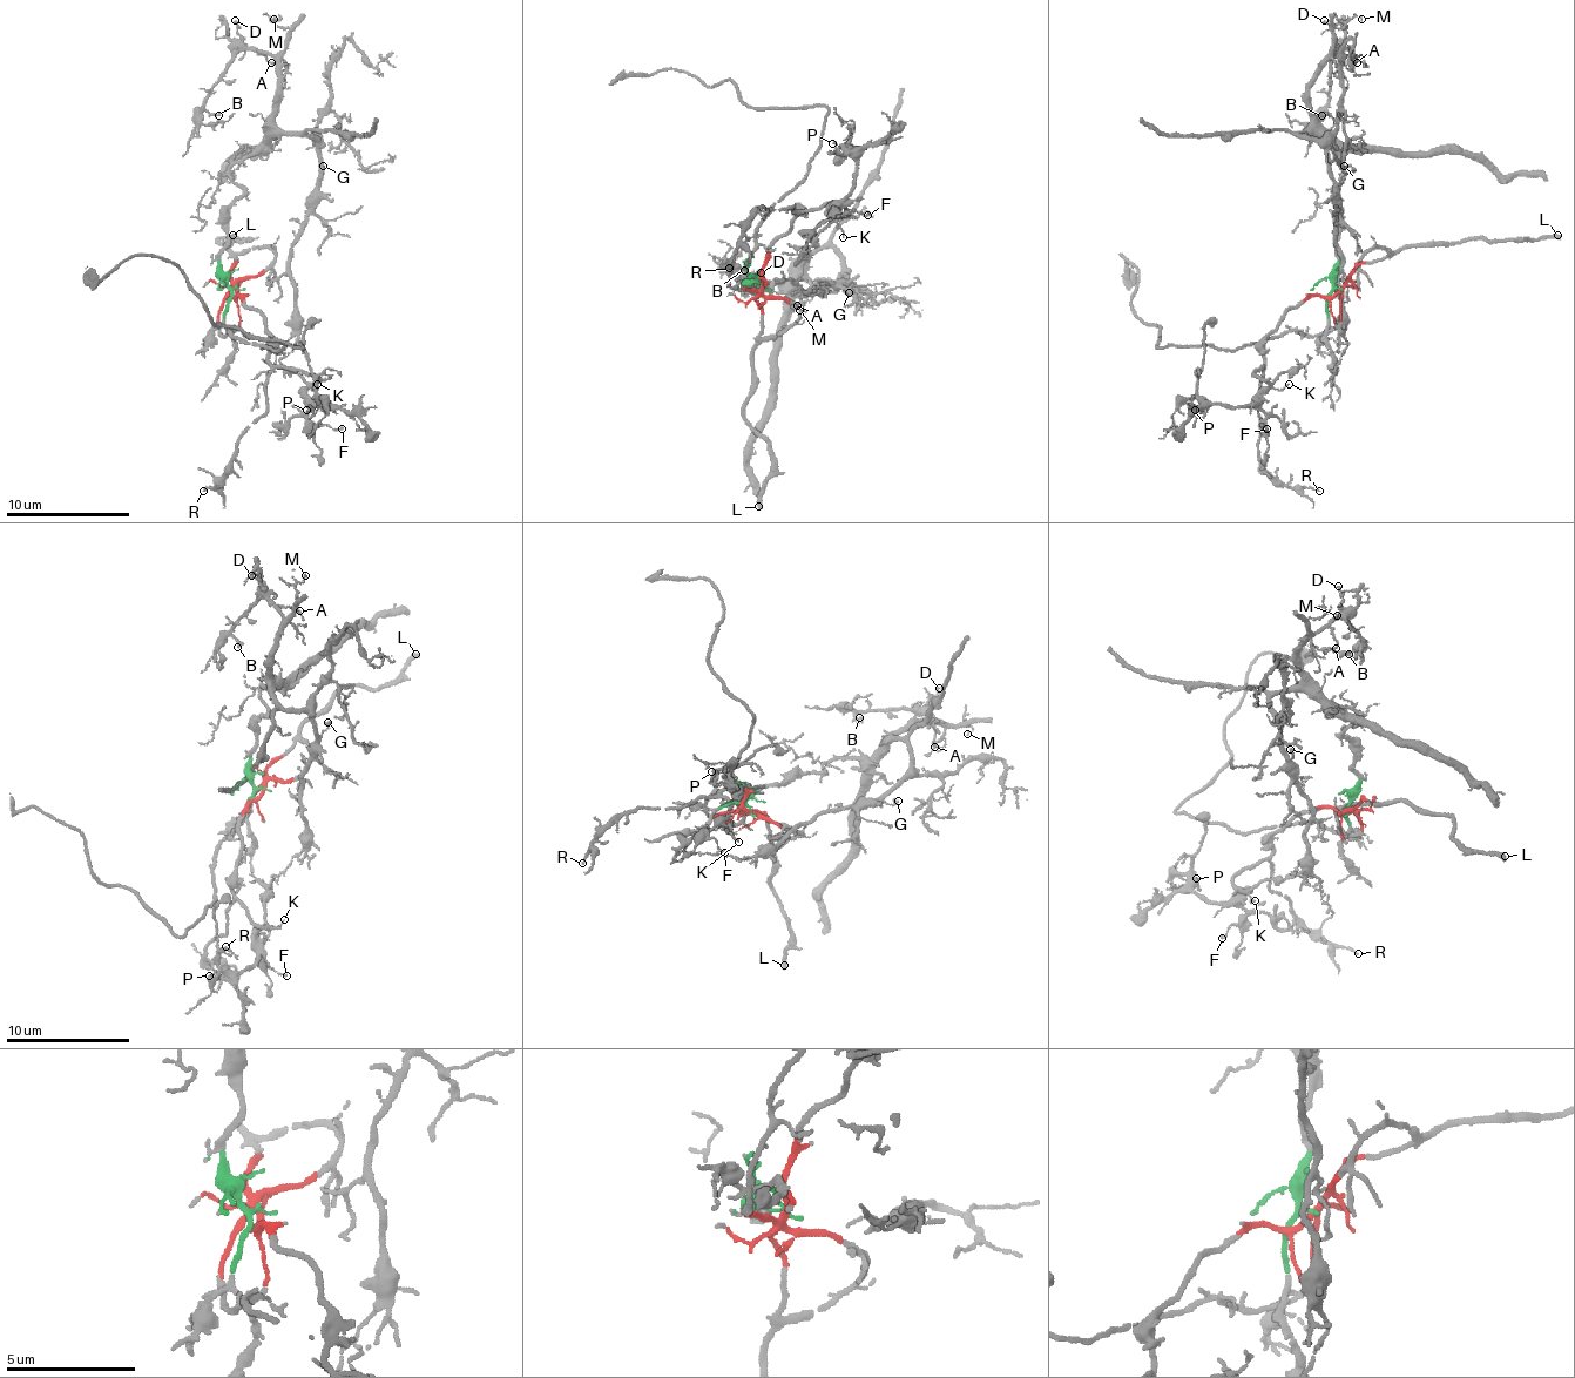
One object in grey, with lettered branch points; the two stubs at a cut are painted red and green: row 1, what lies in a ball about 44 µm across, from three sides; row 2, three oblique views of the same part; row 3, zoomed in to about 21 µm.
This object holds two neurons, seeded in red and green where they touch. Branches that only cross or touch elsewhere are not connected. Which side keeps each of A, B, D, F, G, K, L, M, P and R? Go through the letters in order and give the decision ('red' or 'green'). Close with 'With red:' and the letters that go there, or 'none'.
A: green
B: green
D: green
F: red
G: green
K: red
L: red
M: green
P: red
R: red
With red: F, K, L, P, R

